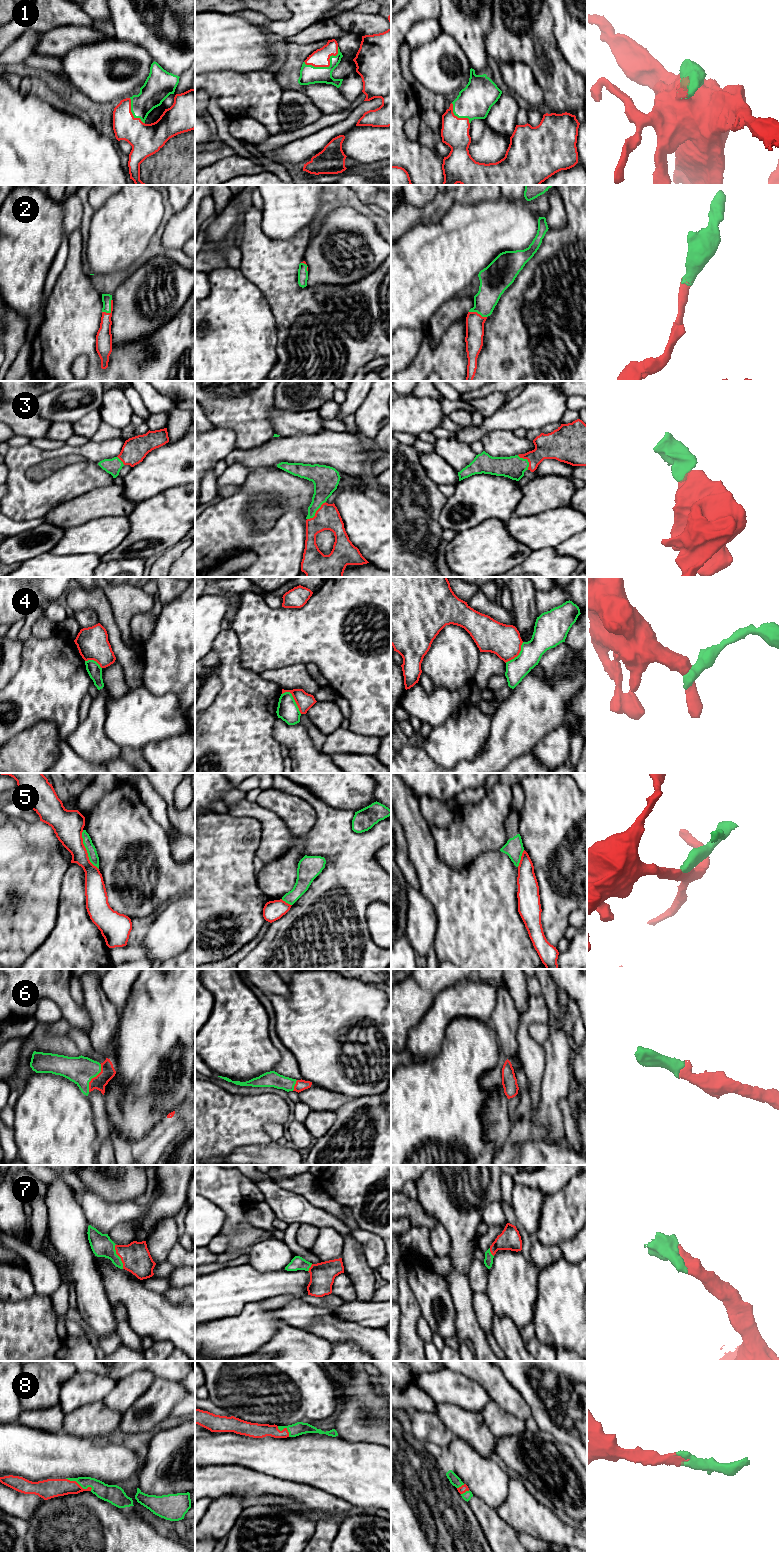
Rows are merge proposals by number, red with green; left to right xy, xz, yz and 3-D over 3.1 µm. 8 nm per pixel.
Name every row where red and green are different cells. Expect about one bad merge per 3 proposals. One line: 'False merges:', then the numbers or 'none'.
False merges: 4, 5

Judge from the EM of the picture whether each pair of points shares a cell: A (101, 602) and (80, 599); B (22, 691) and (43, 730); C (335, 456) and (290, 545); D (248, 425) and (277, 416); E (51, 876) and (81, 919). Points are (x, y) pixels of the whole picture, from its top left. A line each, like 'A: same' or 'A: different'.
A: same
B: different
C: different
D: different
E: different

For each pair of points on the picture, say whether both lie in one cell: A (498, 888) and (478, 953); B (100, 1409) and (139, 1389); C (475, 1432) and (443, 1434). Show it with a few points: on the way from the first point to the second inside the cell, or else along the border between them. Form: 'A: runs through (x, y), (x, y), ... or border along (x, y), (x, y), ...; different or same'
A: runs through (482, 904), (478, 908), (478, 937); same
B: runs through (110, 1409), (119, 1409), (129, 1399); same
C: border along (436, 1415), (454, 1435); different

